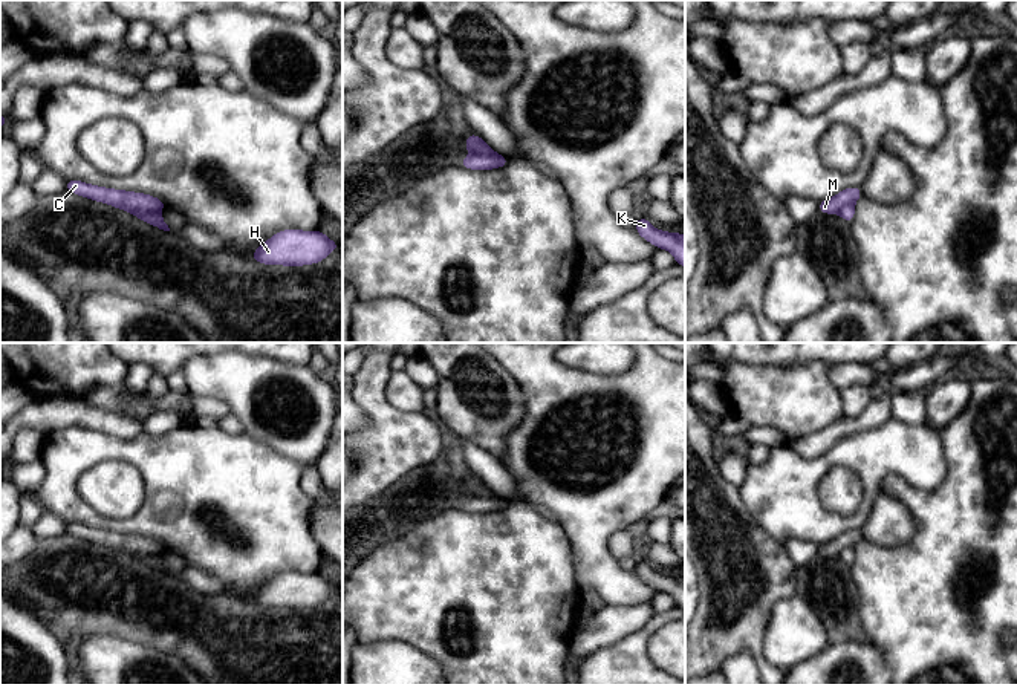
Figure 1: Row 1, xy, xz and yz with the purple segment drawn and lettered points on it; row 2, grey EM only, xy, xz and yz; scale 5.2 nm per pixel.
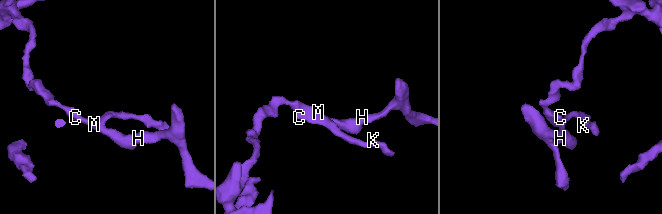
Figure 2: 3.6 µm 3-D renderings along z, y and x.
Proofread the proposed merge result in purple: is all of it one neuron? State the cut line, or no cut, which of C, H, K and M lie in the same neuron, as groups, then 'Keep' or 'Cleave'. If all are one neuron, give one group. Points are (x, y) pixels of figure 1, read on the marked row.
Split along xy (126, 208), (156, 213). Groups: C K M / H. Cleave

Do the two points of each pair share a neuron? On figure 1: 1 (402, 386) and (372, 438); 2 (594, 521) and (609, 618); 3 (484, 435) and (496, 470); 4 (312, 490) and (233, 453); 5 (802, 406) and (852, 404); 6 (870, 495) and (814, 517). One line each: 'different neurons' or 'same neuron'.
1: different neurons
2: different neurons
3: different neurons
4: different neurons
5: different neurons
6: same neuron

